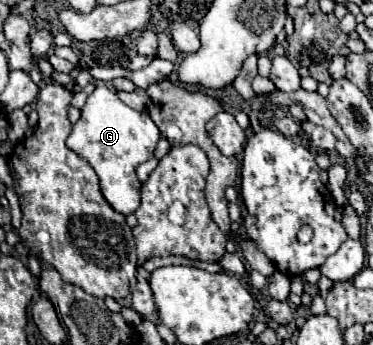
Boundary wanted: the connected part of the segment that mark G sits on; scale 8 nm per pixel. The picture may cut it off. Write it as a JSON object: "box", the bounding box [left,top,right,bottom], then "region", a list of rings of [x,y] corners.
{"box":[66,83,160,215],"region":[[[104,83],[96,85],[80,113],[82,115],[74,125],[66,145],[94,167],[100,179],[102,195],[112,205],[112,209],[122,215],[134,213],[140,205],[140,181],[136,177],[136,167],[154,155],[154,147],[160,139],[158,127],[148,113],[124,105],[118,99],[118,93]]]}

